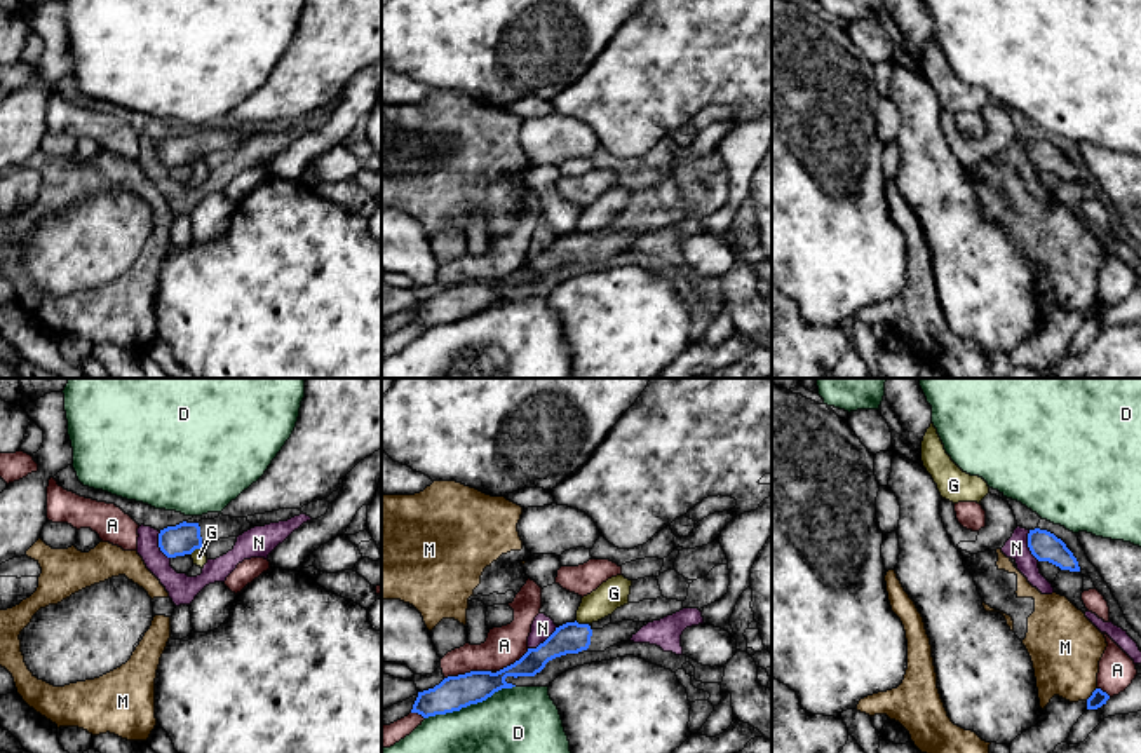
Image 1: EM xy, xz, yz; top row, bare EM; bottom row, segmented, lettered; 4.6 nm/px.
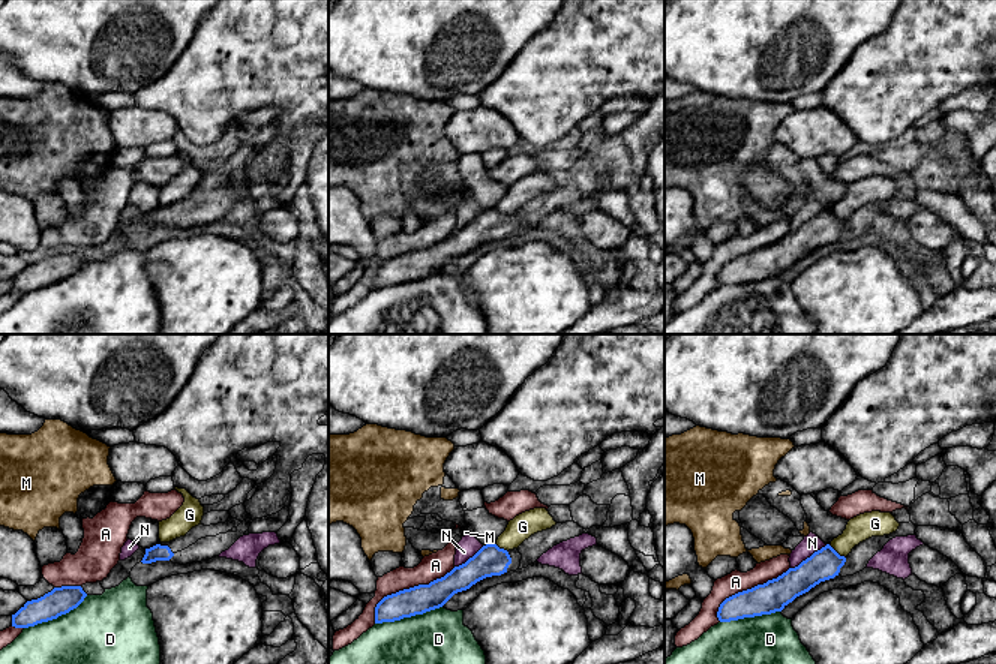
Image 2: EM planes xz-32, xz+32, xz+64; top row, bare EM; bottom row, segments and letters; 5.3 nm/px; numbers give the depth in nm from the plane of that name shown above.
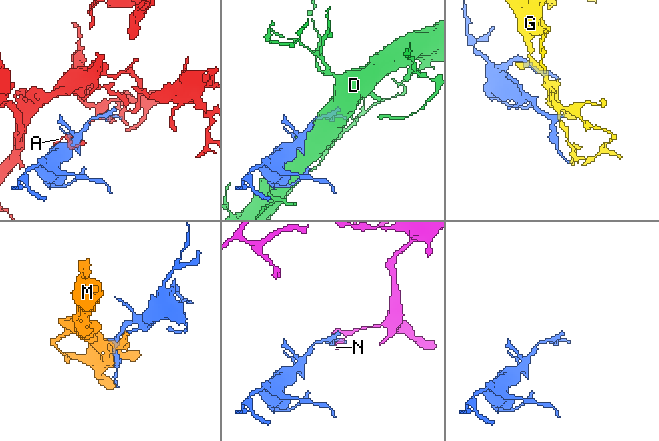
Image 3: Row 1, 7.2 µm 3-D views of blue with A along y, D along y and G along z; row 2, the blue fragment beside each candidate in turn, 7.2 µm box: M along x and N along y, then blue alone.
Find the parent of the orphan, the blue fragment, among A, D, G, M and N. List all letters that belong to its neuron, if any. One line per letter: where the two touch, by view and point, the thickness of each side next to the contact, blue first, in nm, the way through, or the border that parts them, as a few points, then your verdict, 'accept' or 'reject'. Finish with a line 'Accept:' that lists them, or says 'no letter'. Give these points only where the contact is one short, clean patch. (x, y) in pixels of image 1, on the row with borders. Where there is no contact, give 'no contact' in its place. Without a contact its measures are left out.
A: contact xz (467, 673); calibres 160 and 180 nm; reject
D: contact xz (469, 705); calibres 160 and 300 nm; reject
G: contact xz (582, 624); calibres 140 and 140 nm; reject
M: contact yz (1093, 694); calibres 70 and 320 nm; reject
N: contact xz (544, 642); calibres 140 and 100 nm; border xz (556, 626), (542, 642), (528, 649); reject
Accept: no letter

